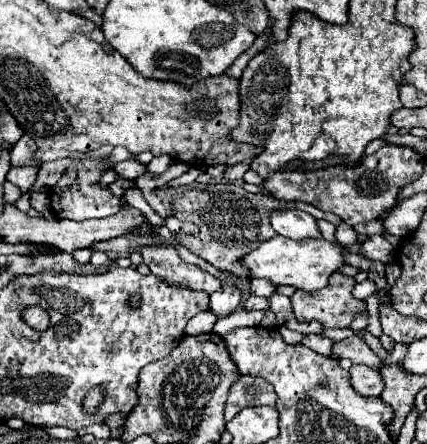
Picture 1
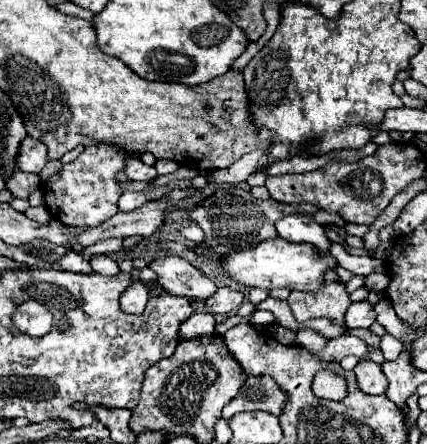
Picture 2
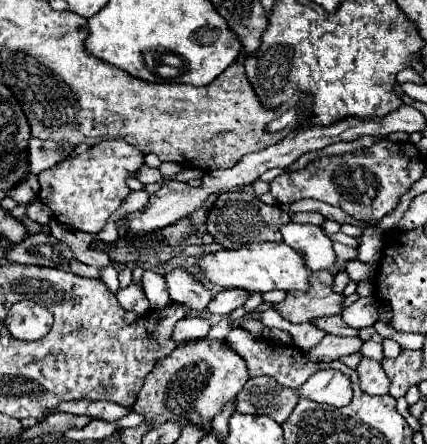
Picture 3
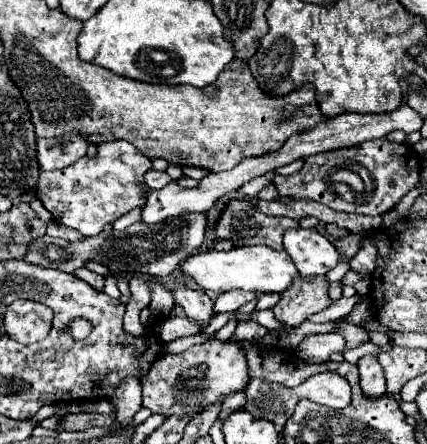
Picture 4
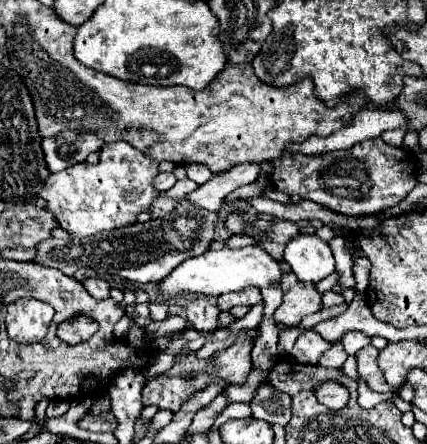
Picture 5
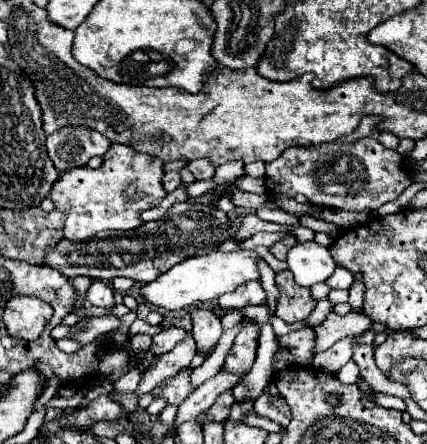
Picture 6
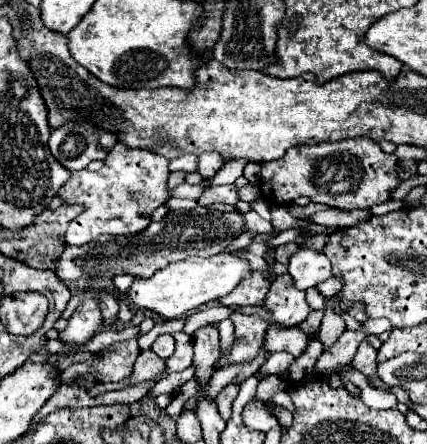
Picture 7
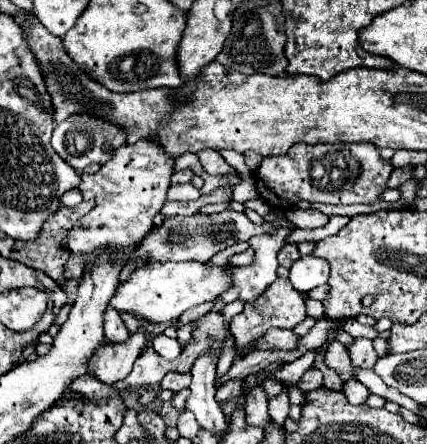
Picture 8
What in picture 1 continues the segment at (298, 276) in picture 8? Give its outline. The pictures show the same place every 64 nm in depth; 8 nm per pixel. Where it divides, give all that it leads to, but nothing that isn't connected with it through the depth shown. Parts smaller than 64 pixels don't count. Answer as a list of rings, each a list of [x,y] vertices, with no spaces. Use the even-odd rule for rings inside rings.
[[[286,208],[286,210],[272,210],[270,212],[270,224],[272,228],[290,240],[304,240],[304,238],[320,238],[316,220],[298,208]]]

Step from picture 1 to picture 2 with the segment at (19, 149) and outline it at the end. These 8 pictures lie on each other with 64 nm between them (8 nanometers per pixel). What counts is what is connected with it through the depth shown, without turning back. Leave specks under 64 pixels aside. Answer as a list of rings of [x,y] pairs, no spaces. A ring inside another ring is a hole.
[[[26,136],[20,144],[20,152],[16,156],[16,166],[22,172],[40,172],[44,168],[44,164],[48,162],[48,154],[46,154],[46,146],[38,140],[34,140],[32,136]]]

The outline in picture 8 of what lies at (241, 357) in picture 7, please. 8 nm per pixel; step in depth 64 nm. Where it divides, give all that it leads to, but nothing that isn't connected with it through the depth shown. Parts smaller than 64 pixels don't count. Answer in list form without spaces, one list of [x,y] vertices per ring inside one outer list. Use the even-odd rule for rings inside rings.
[[[276,278],[276,282],[264,292],[264,296],[256,298],[256,304],[248,304],[244,306],[242,314],[236,314],[232,318],[232,332],[236,338],[236,348],[238,354],[244,356],[248,352],[244,352],[244,348],[252,348],[254,342],[258,342],[266,330],[270,326],[274,328],[294,328],[298,322],[302,322],[306,318],[306,304],[304,304],[304,296],[300,292],[296,292],[290,284],[290,278]]]

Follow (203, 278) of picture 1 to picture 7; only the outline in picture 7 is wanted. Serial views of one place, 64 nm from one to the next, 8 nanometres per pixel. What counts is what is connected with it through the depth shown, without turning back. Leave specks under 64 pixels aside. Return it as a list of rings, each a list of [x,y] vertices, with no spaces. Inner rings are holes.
[[[206,324],[194,332],[194,364],[196,376],[204,386],[208,378],[214,374],[212,364],[218,360],[220,354],[220,336],[216,324]]]

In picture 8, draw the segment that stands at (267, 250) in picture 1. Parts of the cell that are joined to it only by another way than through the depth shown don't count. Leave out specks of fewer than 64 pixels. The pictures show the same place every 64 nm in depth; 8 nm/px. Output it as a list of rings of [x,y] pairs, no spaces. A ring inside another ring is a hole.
[[[166,262],[142,266],[130,274],[128,282],[118,286],[110,306],[114,306],[118,312],[130,312],[148,322],[174,322],[186,310],[216,300],[230,290],[234,282],[232,268],[234,266],[228,262],[224,266],[214,266],[210,262]]]

